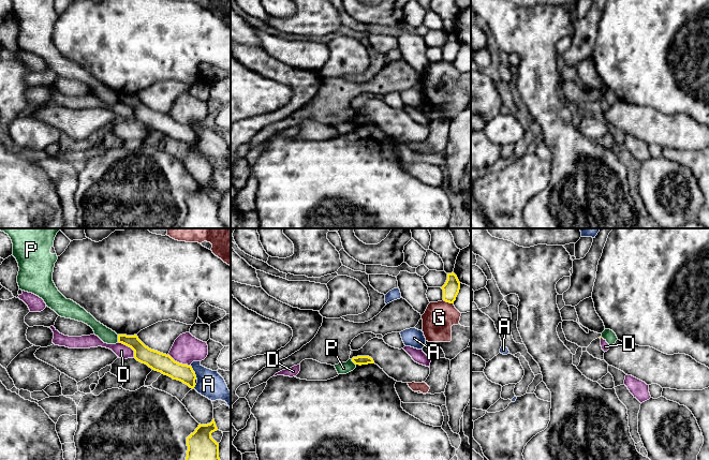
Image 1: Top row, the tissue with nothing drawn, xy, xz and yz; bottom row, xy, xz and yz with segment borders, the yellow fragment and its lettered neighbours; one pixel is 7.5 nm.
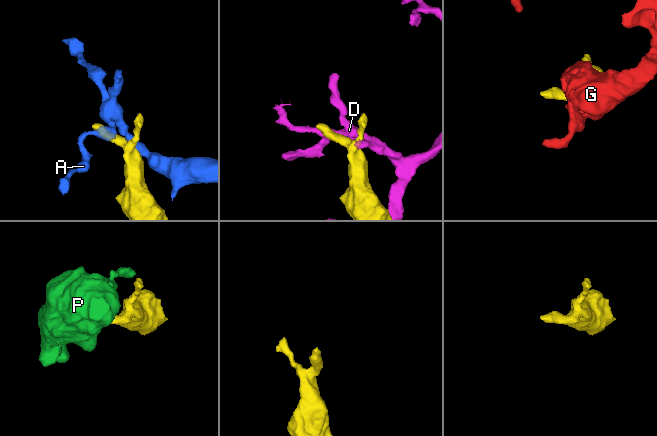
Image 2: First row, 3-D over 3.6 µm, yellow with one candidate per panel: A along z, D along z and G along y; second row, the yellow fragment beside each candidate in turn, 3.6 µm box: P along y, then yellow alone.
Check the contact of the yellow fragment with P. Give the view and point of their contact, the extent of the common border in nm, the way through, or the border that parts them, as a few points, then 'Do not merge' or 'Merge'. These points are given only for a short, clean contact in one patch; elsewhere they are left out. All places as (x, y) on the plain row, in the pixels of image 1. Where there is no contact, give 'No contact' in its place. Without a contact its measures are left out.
Touches yellow at xy (118, 98). Shared border 60 nm. Boundary: xy (117, 94), (118, 101). Do not merge

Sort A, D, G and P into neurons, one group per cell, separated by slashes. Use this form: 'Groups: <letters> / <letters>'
Groups: A / D / G / P

